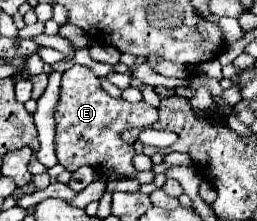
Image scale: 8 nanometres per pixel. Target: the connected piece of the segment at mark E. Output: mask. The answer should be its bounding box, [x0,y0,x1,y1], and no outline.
[55,65,159,177]

